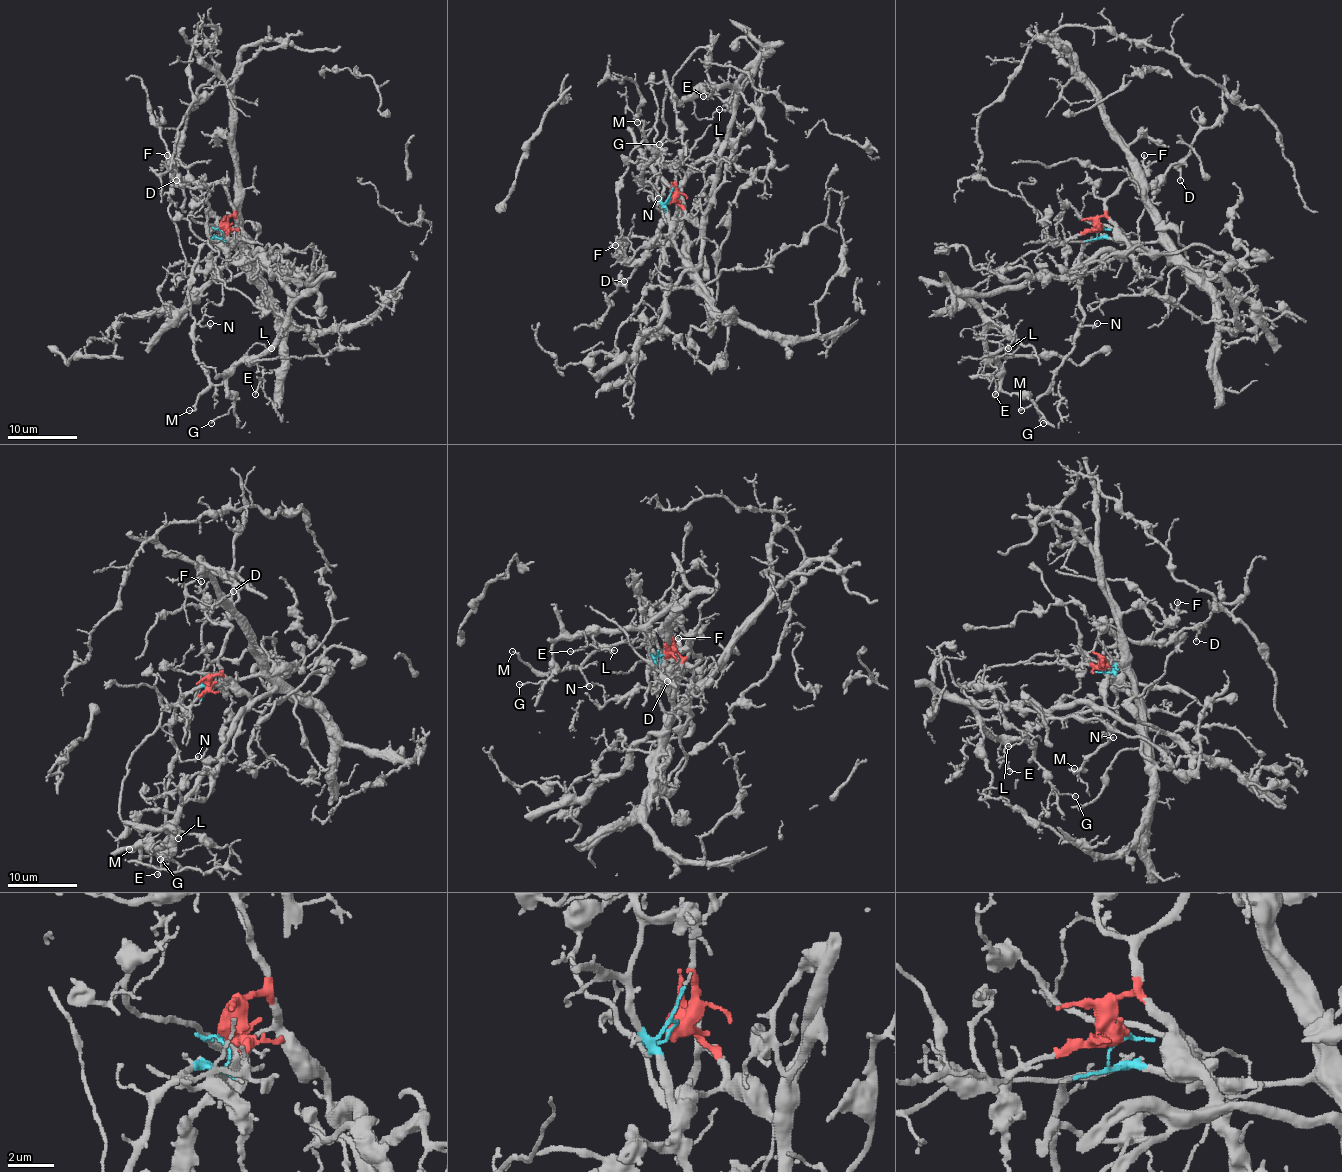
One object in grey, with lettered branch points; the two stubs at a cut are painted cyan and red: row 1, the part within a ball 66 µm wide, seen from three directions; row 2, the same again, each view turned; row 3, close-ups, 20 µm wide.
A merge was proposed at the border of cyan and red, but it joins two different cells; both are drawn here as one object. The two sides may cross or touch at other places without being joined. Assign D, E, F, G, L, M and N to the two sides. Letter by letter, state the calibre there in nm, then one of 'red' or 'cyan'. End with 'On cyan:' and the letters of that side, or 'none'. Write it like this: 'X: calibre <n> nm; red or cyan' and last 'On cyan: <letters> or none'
D: calibre 130 nm; red
E: calibre 110 nm; red
F: calibre 120 nm; red
G: calibre 110 nm; red
L: calibre 110 nm; red
M: calibre 120 nm; cyan
N: calibre 190 nm; cyan
On cyan: M, N

